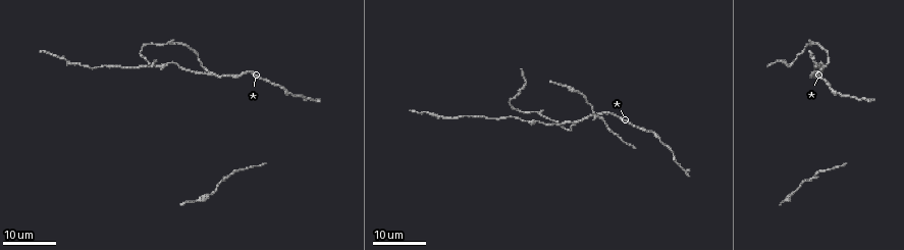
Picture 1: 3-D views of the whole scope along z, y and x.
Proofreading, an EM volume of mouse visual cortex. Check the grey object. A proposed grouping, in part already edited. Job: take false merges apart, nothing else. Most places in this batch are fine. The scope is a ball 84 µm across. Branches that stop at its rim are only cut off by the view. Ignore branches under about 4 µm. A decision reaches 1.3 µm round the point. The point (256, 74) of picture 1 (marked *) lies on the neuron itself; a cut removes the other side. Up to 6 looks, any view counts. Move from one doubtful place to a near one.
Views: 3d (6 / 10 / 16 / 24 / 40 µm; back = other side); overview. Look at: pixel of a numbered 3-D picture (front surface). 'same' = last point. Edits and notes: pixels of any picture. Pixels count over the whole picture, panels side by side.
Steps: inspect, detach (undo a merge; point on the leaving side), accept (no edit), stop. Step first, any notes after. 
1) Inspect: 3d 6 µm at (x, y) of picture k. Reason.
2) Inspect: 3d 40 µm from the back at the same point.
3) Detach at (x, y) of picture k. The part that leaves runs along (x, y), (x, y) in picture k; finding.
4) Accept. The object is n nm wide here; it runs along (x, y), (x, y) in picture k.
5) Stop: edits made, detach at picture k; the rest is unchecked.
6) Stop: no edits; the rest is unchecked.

Inspect: 3d 24 µm at (285, 93) of picture 1.

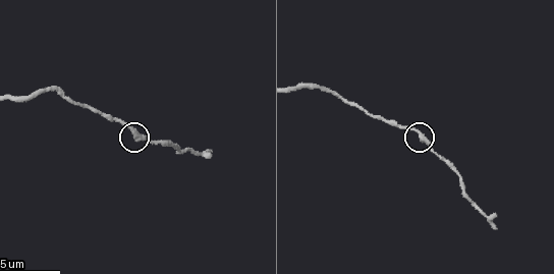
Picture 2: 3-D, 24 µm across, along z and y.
Inspect: 3d 10 µm at (421, 138) of picture 2.

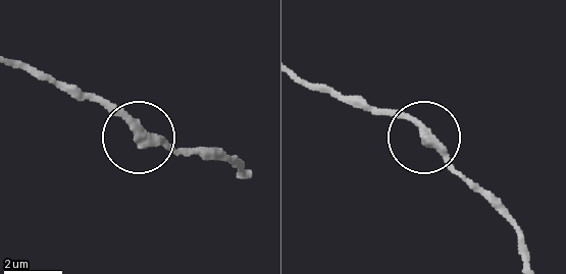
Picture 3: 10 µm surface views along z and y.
Accept. It runs along (301, 76), (403, 116), (496, 208) in picture 3; one neuron here.

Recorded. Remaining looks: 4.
Inspect: 3d 16 µm at (821, 71) of picture 1. Branch point.

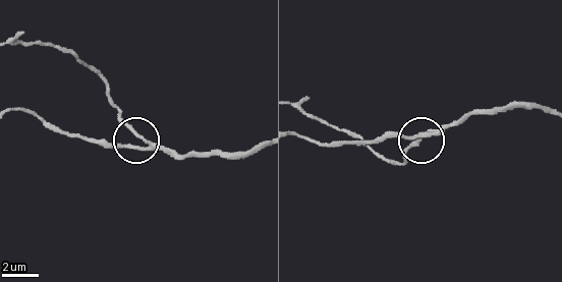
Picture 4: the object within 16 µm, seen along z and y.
Inspect: 3d 10 µm at (137, 133) of picture 4.

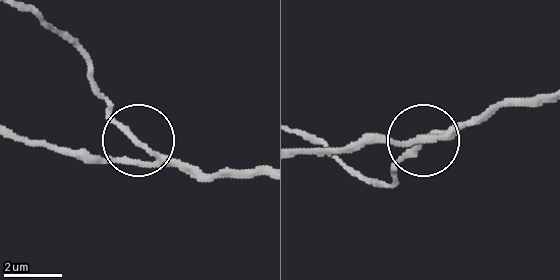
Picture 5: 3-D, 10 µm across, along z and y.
Accept. The side arm is 28 µm long; 3 arms meet here; one neuron here.

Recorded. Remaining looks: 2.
Inspect: 3d 24 µm at (158, 68) of picture 1. Thick turns thin.

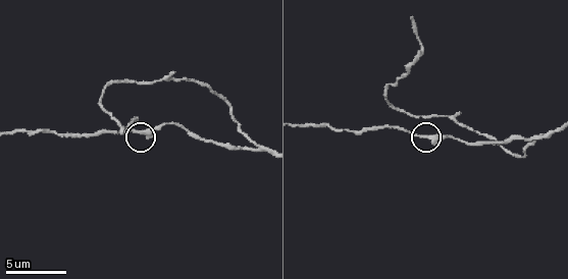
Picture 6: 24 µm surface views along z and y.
Inspect: 3d 10 µm at (423, 135) of picture 6.

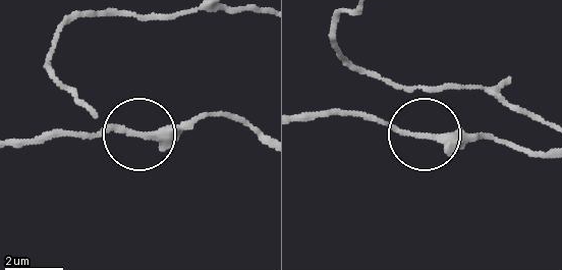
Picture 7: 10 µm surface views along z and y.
Accept. It runs along (260, 138), (223, 116), (151, 130), (72, 130) in picture 7; all the same neuron.

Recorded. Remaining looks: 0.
Stop: no edits; the rest is unchecked.

